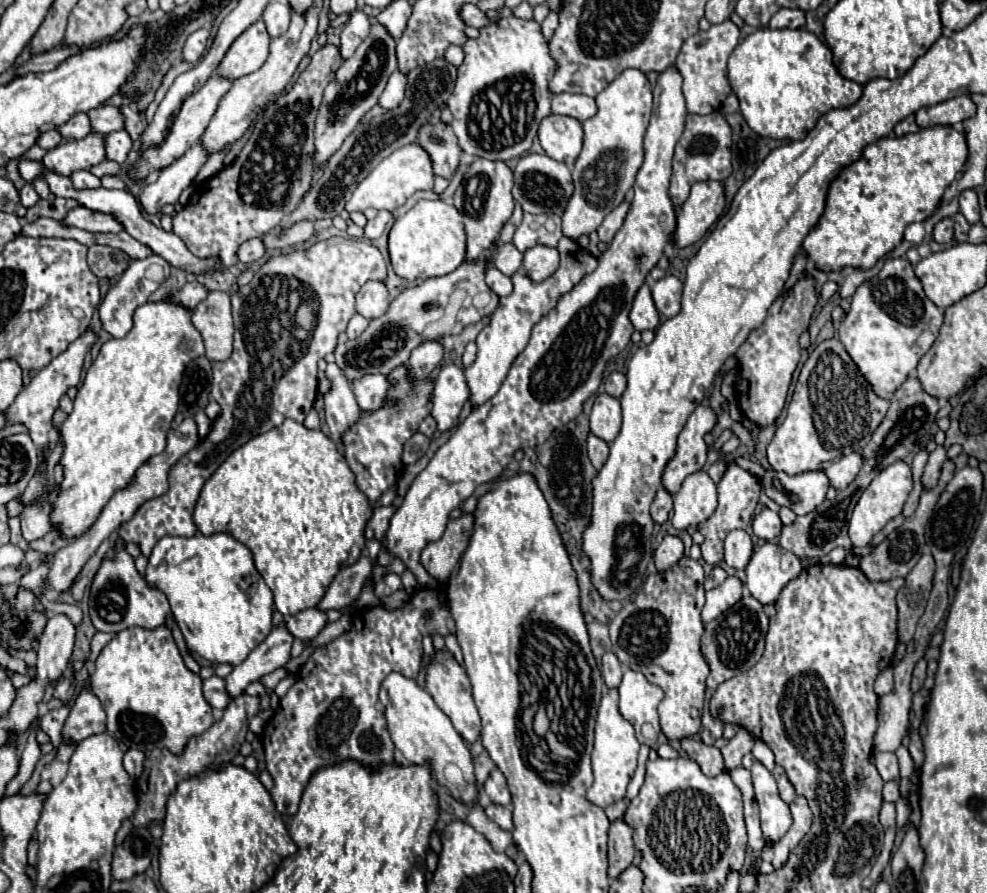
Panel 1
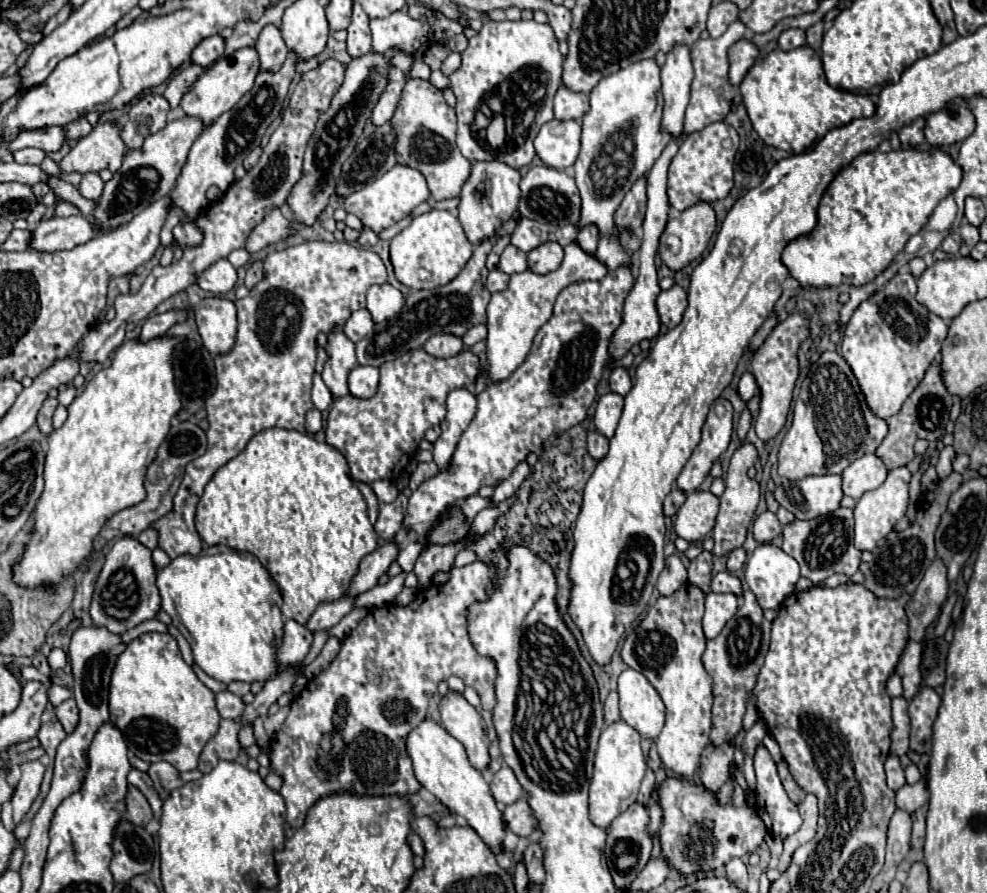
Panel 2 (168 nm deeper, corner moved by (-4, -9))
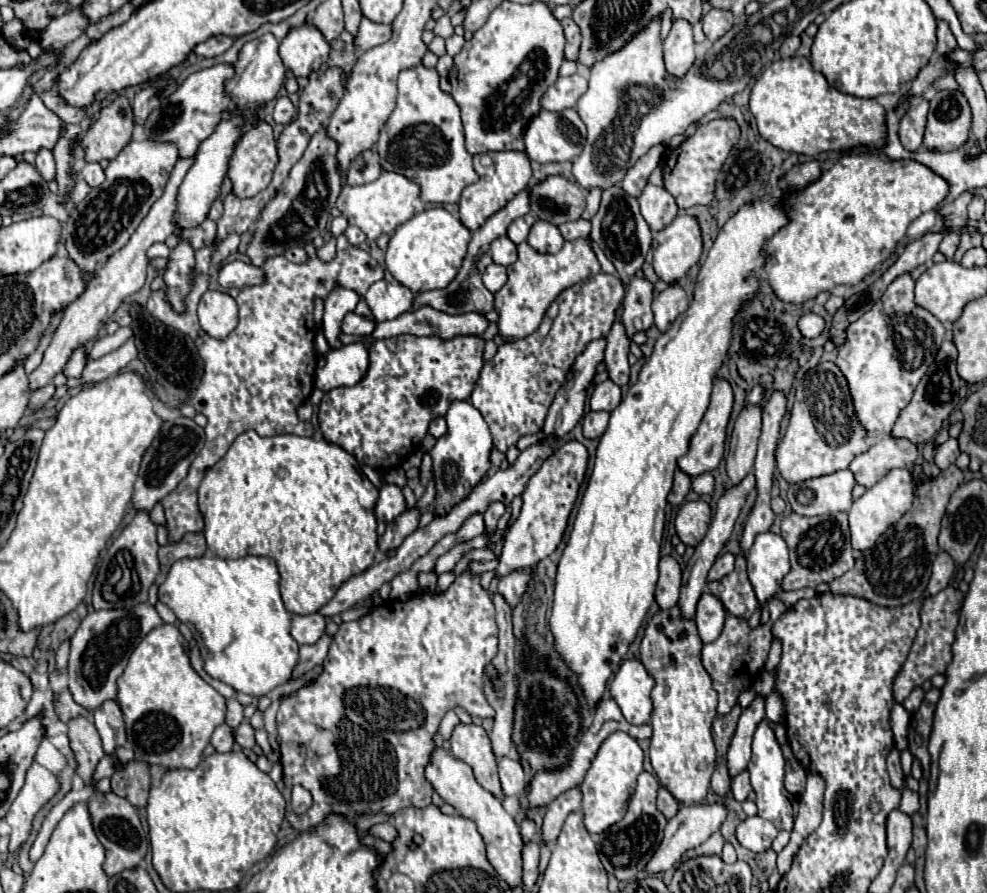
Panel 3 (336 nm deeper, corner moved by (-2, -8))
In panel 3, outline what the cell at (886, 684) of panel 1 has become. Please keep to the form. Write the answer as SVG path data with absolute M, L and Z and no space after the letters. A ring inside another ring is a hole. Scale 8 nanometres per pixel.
M948 586L944 590L940 590L934 596L926 596L922 610L920 610L920 628L918 634L914 638L914 644L910 648L910 654L900 670L900 674L894 680L894 700L896 702L904 702L908 698L908 694L922 686L924 680L930 680L934 674L944 674L946 666L952 660L952 642L954 642L954 630L958 624L958 612L962 608L962 600L964 594L960 590L956 590L954 586Z

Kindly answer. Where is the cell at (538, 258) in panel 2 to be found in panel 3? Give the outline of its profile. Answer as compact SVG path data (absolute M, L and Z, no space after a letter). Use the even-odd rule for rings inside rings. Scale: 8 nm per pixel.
M536 220L532 230L530 230L530 234L528 234L528 244L532 248L536 248L538 252L554 254L564 244L564 238L562 238L558 226L554 226L552 222Z

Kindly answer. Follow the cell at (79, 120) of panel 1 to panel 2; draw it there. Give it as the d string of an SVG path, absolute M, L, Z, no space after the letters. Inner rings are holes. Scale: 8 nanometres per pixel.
M44 127L44 129L34 129L34 131L22 131L18 139L14 139L8 145L8 149L18 151L24 147L38 147L46 153L54 153L54 151L60 151L64 143L66 143L64 127Z

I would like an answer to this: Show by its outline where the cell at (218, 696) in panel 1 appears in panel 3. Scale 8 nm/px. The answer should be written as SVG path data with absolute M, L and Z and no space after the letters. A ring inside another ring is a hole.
M228 700L226 704L228 704L228 712L226 712L226 724L228 724L232 730L236 730L236 728L242 724L242 720L244 720L242 704L240 704L238 700Z

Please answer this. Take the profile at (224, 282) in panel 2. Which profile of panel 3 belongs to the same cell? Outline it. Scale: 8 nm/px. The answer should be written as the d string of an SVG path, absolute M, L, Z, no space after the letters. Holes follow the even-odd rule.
M240 260L226 264L218 276L218 284L224 288L230 288L230 286L244 288L244 286L256 286L262 282L264 282L264 268L254 266L254 264L246 264Z

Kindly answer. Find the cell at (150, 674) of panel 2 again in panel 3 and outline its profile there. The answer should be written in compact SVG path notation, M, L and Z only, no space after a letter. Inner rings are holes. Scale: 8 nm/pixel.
M162 624L140 642L124 674L118 678L116 700L124 712L128 746L140 760L148 764L162 764L166 768L196 768L202 760L202 752L208 746L214 728L220 726L226 716L226 698L220 696L194 672L186 654L186 646L186 638L174 624Z

